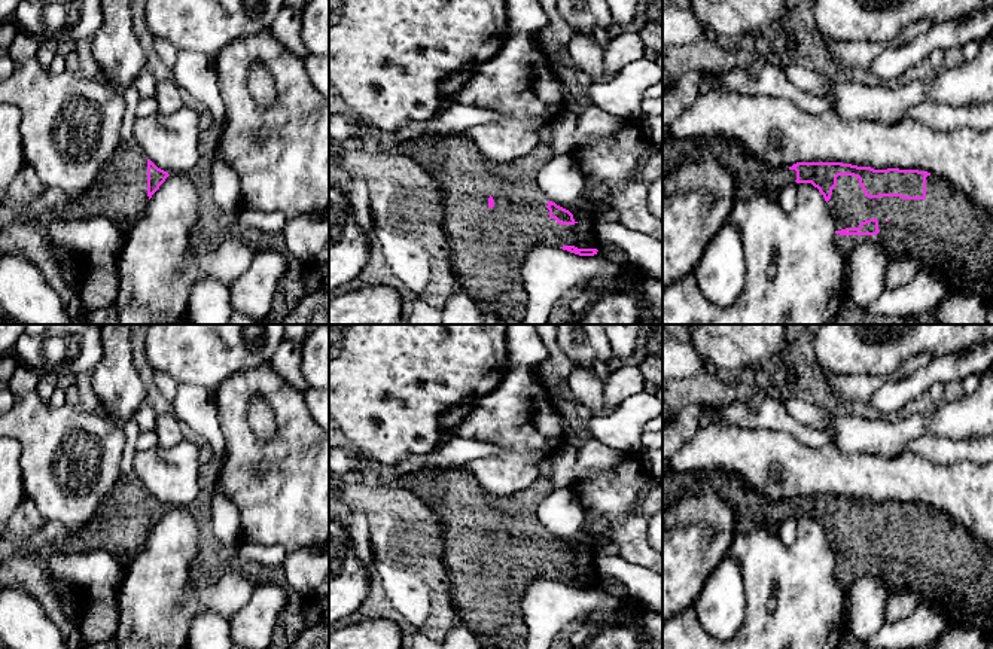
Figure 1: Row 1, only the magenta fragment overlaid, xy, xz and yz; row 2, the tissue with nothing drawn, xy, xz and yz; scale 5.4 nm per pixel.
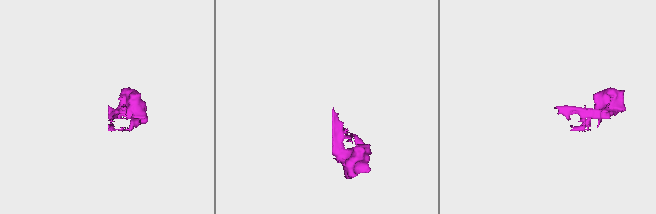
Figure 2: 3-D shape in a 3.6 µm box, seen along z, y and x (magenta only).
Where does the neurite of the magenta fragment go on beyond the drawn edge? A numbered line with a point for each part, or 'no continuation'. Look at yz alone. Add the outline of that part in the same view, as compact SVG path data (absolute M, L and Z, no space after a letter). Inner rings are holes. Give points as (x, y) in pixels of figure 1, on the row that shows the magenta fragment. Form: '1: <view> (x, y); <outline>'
1: yz (946, 232); M838 176L828 201L835 217L835 229L859 228L861 222L877 219L877 235L840 235L835 244L847 260L863 244L880 244L890 260L916 259L920 271L939 272L948 290L966 290L978 295L986 305L993 304L993 214L971 202L968 196L938 176L926 177L925 199L899 196L868 198L853 176Z

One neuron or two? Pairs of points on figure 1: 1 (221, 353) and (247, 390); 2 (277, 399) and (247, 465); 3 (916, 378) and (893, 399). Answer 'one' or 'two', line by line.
1: two
2: one
3: one

